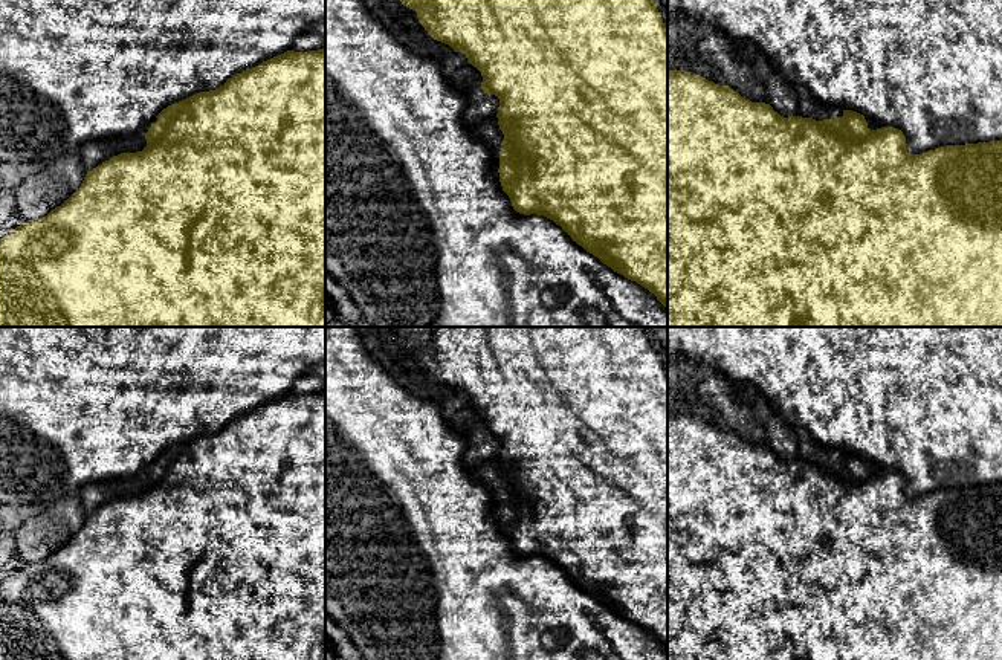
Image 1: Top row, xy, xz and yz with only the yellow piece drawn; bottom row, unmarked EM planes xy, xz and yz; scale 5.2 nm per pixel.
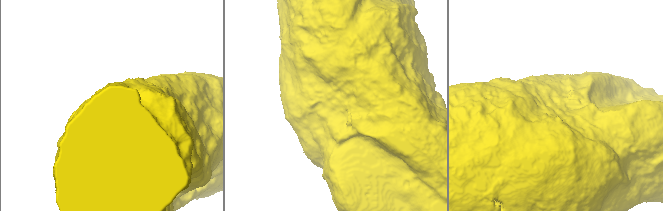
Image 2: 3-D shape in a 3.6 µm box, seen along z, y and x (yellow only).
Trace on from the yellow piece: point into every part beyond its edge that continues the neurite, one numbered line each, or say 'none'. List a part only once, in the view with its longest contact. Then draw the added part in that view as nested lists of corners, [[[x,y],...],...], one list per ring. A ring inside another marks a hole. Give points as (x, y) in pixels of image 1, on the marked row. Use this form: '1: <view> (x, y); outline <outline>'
none

